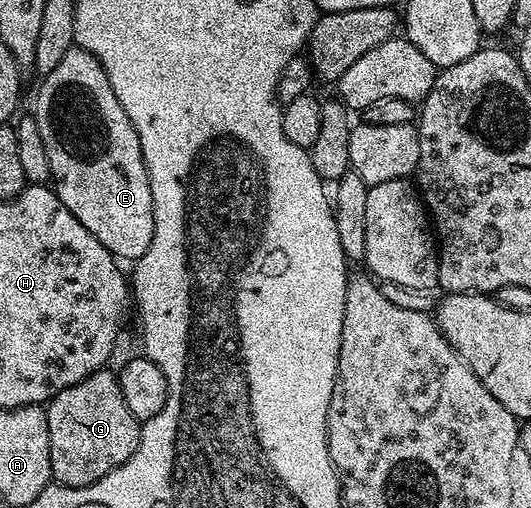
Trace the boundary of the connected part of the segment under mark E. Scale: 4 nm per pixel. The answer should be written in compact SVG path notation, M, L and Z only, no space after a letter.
M74 45L40 81L35 117L47 150L52 189L57 191L67 212L71 212L71 216L75 216L75 220L79 220L79 224L83 224L83 228L87 228L87 232L91 232L91 236L95 236L95 240L99 240L99 244L103 244L114 258L141 258L143 252L151 248L153 239L151 184L143 160L143 148L139 144L139 132L135 132L127 112L123 112L103 64L99 64L95 55L82 46Z

